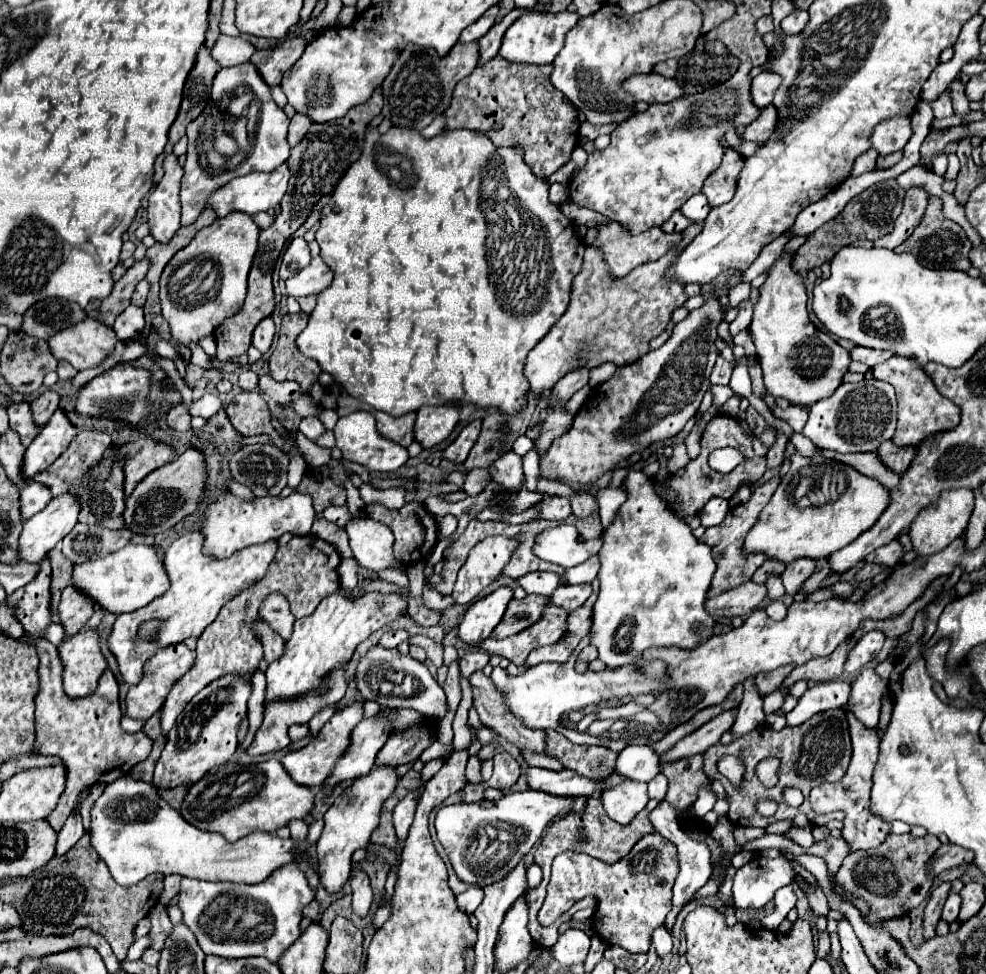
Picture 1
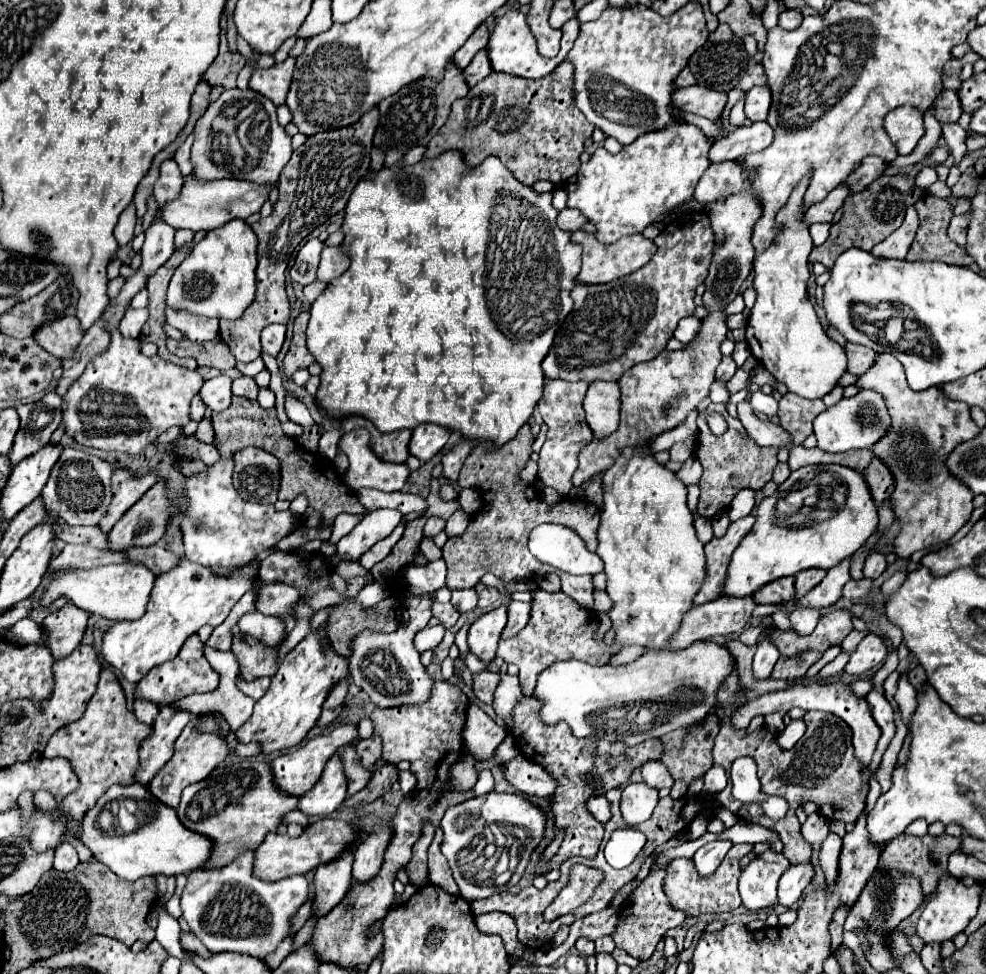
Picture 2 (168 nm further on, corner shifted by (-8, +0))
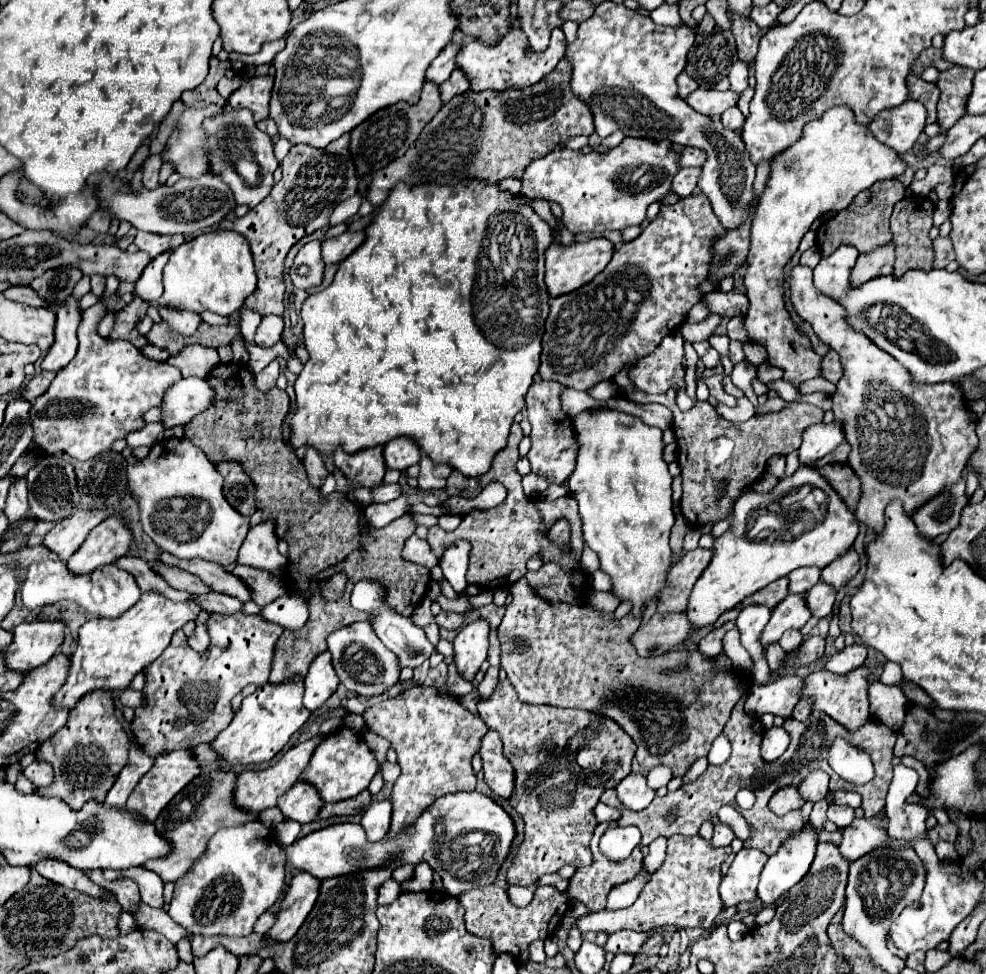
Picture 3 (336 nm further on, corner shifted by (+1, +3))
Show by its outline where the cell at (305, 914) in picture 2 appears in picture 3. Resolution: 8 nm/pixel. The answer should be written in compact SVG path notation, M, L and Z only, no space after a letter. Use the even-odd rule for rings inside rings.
M265 912L265 914L263 914L263 916L259 916L259 920L255 922L253 932L257 932L257 934L265 934L265 932L269 932L269 928L273 926L273 922L275 922L275 914Z

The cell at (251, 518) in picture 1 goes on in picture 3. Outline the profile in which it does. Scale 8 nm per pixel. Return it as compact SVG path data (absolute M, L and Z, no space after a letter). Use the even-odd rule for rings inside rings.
M169 438L155 444L147 458L127 466L127 490L139 504L143 532L177 558L203 558L221 566L233 564L249 530L249 516L241 516L223 498L223 478L215 464L189 440Z

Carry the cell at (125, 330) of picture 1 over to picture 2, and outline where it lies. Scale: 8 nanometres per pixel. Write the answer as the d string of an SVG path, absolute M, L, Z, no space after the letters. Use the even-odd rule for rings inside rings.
M128 307L128 311L124 313L118 329L120 329L120 333L124 337L138 339L146 321L148 321L148 311L146 309L132 309L132 307Z

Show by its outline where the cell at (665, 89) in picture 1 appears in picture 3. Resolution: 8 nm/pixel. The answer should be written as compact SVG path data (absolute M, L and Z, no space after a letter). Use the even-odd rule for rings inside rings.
M699 88L687 98L687 104L705 116L715 116L715 114L723 114L731 106L737 106L737 100L739 94L733 90L717 92L717 90Z

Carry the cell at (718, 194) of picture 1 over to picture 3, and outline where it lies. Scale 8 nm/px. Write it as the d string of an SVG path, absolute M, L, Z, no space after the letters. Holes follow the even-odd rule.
M681 168L671 182L671 192L677 194L679 198L687 198L697 186L699 174L701 174L701 168Z

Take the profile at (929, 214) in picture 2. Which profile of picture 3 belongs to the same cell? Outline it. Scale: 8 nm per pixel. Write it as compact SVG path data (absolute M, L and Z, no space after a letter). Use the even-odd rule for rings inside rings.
M911 196L903 198L893 214L891 214L891 234L893 234L893 244L895 244L895 266L893 266L893 276L899 278L903 272L909 270L931 270L933 264L933 242L929 238L929 230L933 226L933 204L929 198L923 196Z

